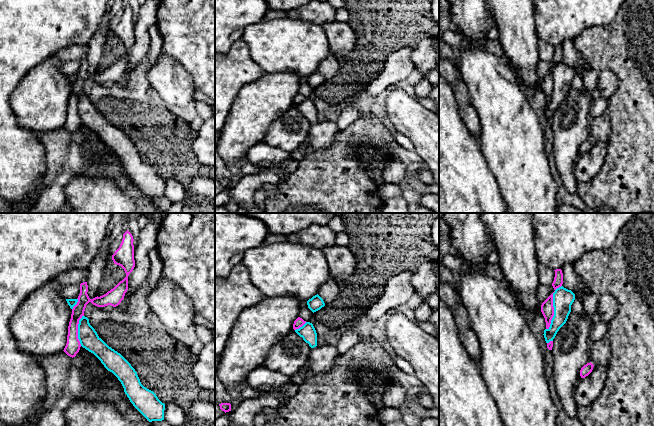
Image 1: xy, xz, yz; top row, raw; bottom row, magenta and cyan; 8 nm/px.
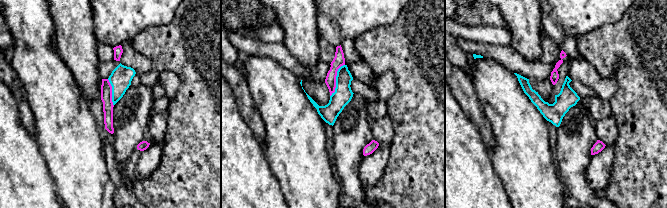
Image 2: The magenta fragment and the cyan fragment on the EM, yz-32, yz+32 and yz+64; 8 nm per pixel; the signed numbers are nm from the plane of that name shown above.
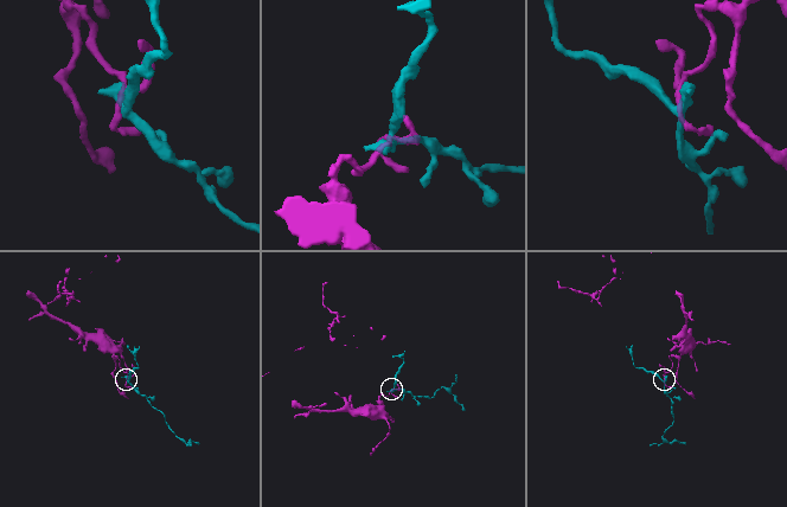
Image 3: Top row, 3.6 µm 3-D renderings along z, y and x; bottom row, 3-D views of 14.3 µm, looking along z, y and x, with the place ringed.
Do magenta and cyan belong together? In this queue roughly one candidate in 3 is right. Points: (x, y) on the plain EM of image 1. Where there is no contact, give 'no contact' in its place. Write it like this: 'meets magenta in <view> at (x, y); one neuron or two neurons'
meets magenta in yz at (553, 83); two neurons

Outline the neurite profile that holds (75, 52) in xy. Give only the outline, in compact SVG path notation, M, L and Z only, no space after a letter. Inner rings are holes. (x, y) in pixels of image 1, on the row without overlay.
M72 45L62 48L58 51L55 56L61 59L62 61L80 61L83 58L87 58L88 55L88 45Z

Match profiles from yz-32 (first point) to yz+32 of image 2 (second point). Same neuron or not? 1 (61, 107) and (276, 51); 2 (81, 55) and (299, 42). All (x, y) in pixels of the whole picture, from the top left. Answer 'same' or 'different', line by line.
1: different
2: same

